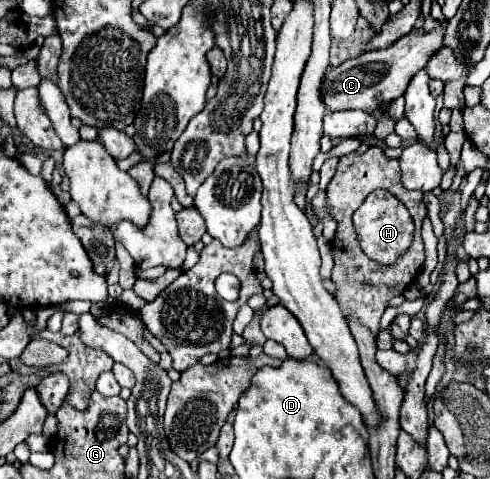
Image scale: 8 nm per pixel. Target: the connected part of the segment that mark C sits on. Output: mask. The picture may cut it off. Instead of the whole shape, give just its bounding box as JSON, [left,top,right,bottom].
[322,22,444,112]

